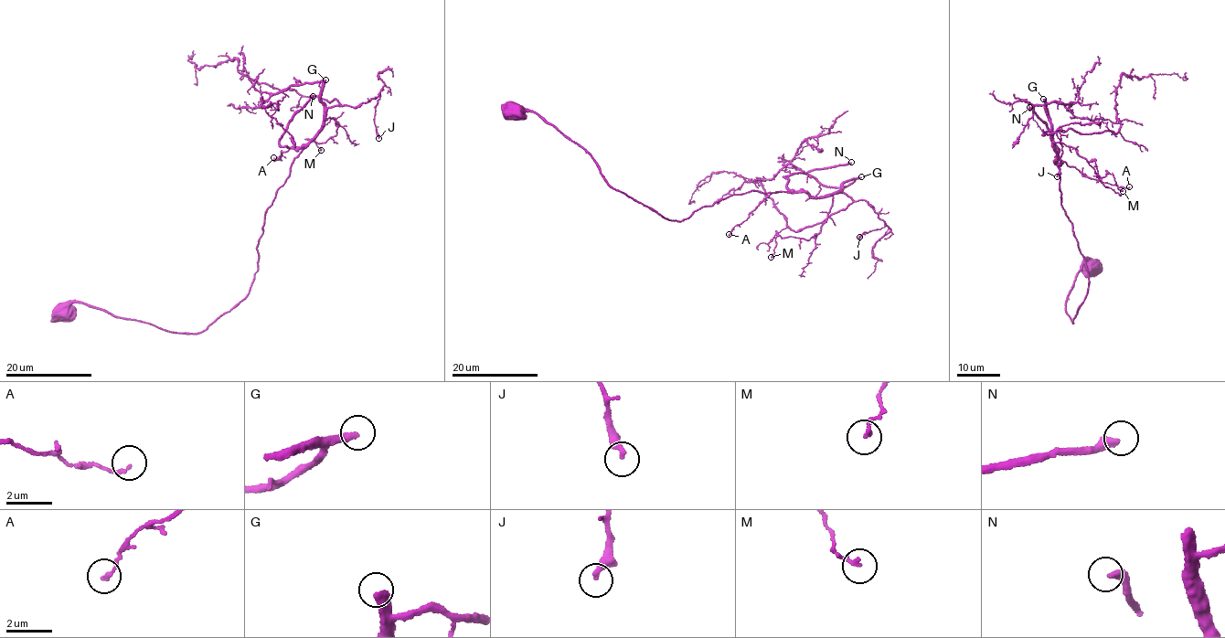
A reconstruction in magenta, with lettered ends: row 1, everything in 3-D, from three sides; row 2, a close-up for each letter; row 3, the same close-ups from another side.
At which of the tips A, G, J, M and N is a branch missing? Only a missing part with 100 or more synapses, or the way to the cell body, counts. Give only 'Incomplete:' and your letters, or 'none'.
Incomplete: G, N

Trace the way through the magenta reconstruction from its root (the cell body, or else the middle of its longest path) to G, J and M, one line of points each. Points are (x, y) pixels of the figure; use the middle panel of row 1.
G: (516, 109), (544, 118), (591, 154), (611, 186), (673, 220), (753, 189), (804, 191), (815, 196), (861, 176)
J: (516, 109), (556, 126), (611, 186), (665, 217), (753, 189), (840, 191), (884, 221), (859, 237)
M: (516, 109), (544, 118), (611, 186), (673, 220), (753, 189), (832, 196), (820, 231), (778, 236), (771, 257)

